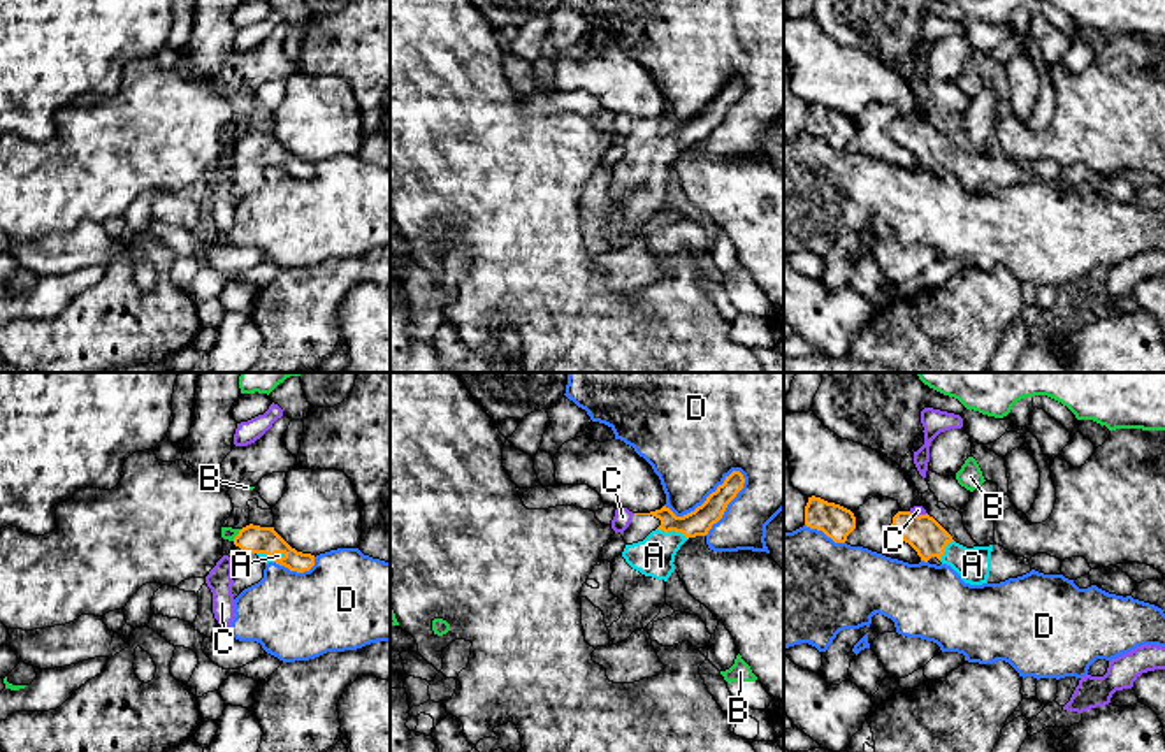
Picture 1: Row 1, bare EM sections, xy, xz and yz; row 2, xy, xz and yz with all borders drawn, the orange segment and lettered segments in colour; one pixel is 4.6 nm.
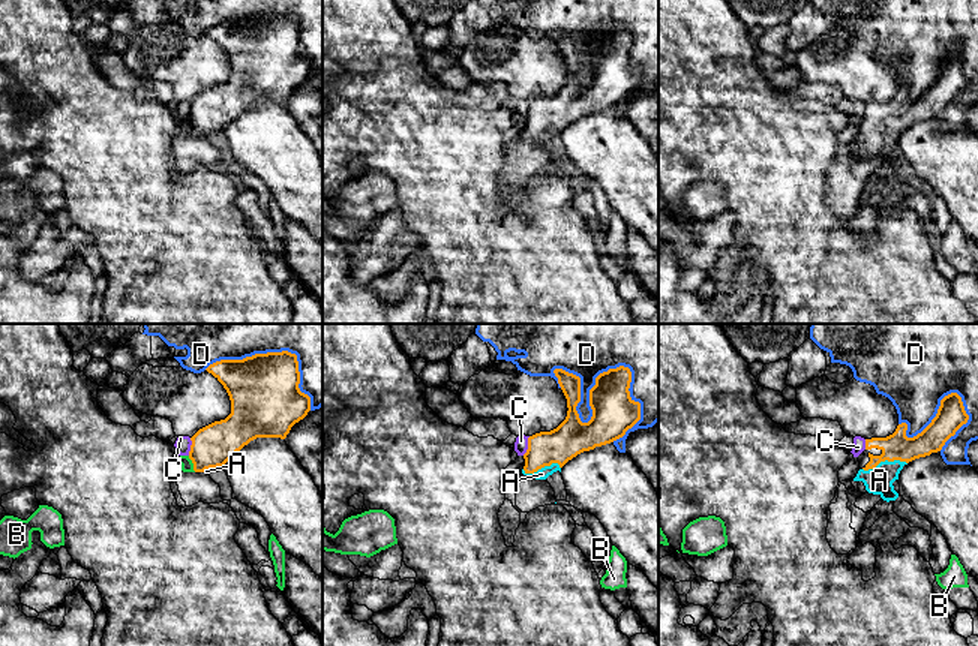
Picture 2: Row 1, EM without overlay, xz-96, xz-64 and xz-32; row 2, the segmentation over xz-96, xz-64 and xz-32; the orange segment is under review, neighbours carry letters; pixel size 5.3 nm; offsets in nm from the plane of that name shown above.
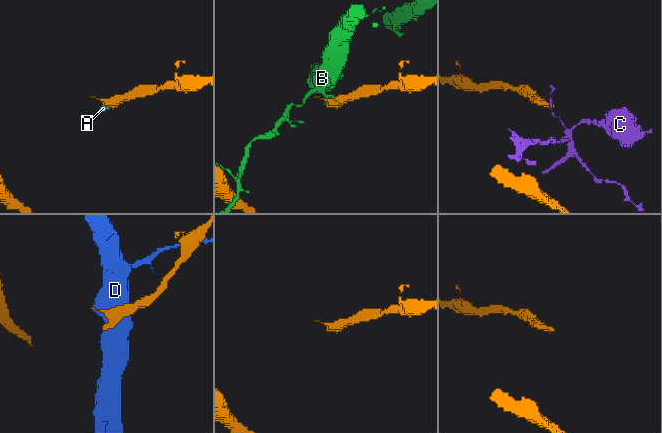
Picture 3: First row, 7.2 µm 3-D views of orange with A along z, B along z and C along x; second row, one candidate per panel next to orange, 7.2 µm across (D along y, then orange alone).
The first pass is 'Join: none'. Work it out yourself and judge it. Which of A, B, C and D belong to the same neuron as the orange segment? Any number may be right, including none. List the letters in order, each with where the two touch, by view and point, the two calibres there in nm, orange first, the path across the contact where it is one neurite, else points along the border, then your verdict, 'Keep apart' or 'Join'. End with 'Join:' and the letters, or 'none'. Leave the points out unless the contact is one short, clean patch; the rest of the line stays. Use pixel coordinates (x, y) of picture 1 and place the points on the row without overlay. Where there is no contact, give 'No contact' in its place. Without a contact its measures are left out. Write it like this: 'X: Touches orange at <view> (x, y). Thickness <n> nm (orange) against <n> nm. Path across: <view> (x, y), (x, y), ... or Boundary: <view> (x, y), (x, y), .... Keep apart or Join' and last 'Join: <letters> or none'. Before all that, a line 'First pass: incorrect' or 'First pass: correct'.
First pass: incorrect
A: Touches orange at xz (673, 136). Thickness 120 nm (orange) against 180 nm. Path across: xz (698, 129), (673, 136), (654, 162). Join
B: Touches orange at xy (238, 141). Thickness 130 nm (orange) against 60 nm. Keep apart
C: Touches orange at yz (916, 122). Thickness 170 nm (orange) against 50 nm. Boundary: yz (909, 118), (926, 120). Keep apart
D: Touches orange at xz (707, 106). Thickness 120 nm (orange) against 400 nm. Keep apart
Join: A

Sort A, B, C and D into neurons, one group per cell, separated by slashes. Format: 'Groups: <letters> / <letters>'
Groups: A / B / C / D

